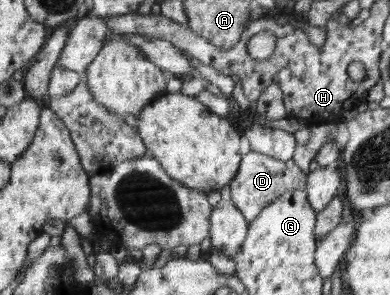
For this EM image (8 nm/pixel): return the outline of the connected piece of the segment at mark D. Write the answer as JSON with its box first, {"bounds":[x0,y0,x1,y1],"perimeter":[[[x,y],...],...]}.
{"bounds":[230,149,308,223],"perimeter":[[[253,149],[242,156],[240,172],[230,184],[233,203],[245,215],[249,223],[255,221],[265,207],[272,205],[277,198],[289,191],[306,191],[308,176],[303,175],[301,167],[291,158],[289,161],[271,157]]]}

